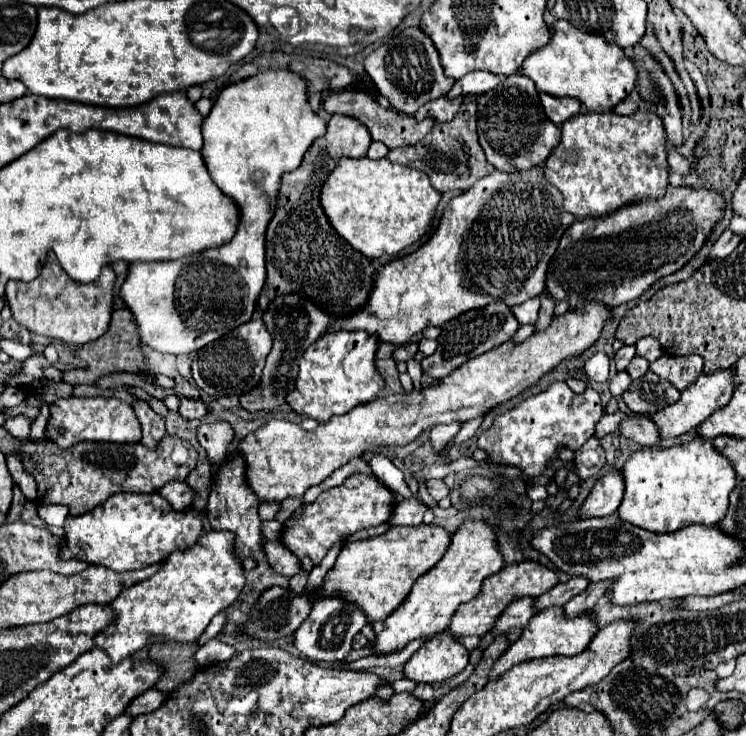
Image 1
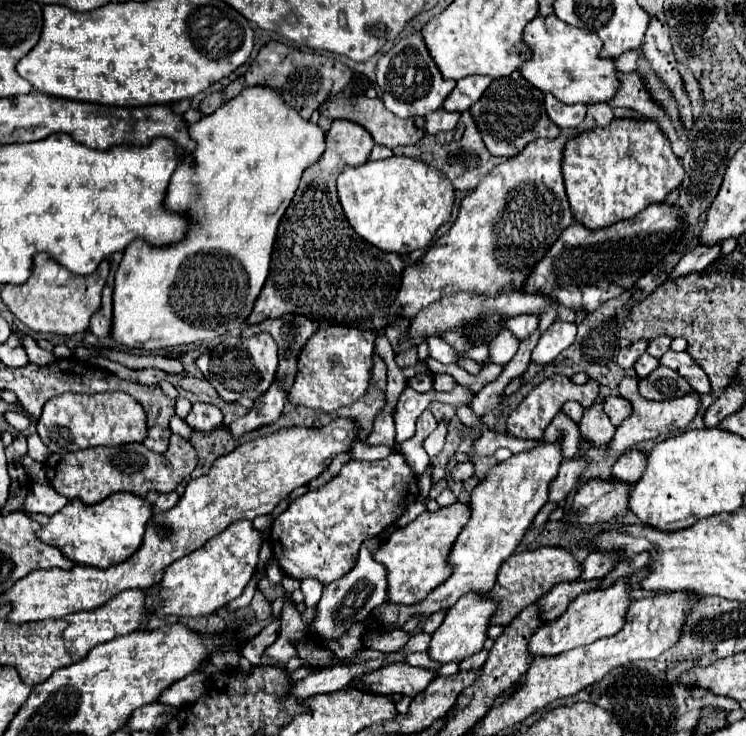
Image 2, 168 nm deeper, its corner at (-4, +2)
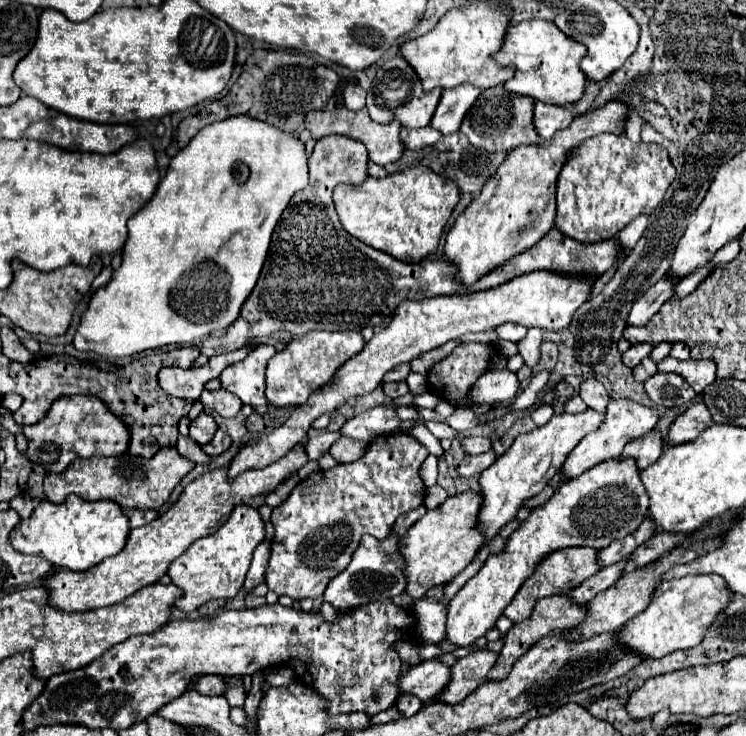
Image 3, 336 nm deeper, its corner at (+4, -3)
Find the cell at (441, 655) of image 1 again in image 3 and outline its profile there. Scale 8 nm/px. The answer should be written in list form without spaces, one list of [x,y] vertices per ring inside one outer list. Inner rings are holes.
[[[632,457],[602,461],[576,479],[564,481],[554,491],[554,497],[530,511],[520,527],[506,539],[502,553],[490,555],[482,569],[448,603],[446,639],[460,647],[472,645],[478,637],[486,635],[490,627],[494,627],[506,605],[518,593],[522,581],[536,571],[536,565],[544,557],[554,551],[578,545],[604,549],[614,539],[622,539],[632,533],[646,515],[648,495],[640,481],[640,469],[636,461],[632,461]]]

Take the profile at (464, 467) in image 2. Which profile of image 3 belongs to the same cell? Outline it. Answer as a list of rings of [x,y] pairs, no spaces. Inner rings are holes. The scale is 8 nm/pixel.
[[[490,449],[486,453],[480,453],[480,455],[470,455],[466,457],[460,465],[458,465],[458,473],[462,477],[472,477],[472,475],[480,475],[484,469],[488,469],[488,465],[492,465],[500,455]]]

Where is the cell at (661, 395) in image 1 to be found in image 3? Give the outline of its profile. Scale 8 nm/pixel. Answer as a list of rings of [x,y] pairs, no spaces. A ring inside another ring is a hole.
[[[656,373],[646,381],[646,393],[654,403],[666,407],[680,407],[696,397],[696,391],[678,373]]]

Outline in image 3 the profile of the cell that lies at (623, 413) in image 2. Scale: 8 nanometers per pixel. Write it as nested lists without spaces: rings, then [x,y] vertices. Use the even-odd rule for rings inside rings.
[[[594,377],[582,379],[582,383],[580,383],[580,397],[582,397],[582,401],[588,407],[592,407],[592,409],[596,409],[600,413],[606,411],[606,405],[610,401],[606,387],[598,379],[594,379]]]

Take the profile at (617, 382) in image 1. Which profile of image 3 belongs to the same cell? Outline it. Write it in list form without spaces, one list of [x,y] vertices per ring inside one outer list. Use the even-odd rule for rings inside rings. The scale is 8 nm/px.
[[[618,399],[618,401],[610,401],[608,403],[608,409],[606,409],[606,421],[600,425],[598,431],[594,433],[588,433],[576,447],[574,451],[566,457],[564,465],[560,467],[560,475],[566,477],[566,479],[572,479],[572,477],[578,477],[582,475],[586,469],[590,469],[592,465],[598,465],[606,459],[614,459],[614,457],[620,457],[624,445],[636,437],[640,437],[642,433],[648,433],[656,427],[656,423],[660,421],[660,415],[650,409],[650,407],[644,407],[644,405],[638,405],[634,401],[628,401],[628,399]]]

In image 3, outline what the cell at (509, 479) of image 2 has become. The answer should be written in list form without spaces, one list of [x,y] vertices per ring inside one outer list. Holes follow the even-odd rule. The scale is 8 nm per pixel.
[[[586,409],[576,415],[562,413],[554,415],[546,425],[536,427],[530,433],[522,433],[514,439],[512,447],[480,475],[480,487],[484,495],[484,503],[480,509],[480,527],[486,541],[498,535],[500,527],[516,517],[524,499],[538,495],[548,485],[548,481],[564,463],[566,455],[580,443],[586,433],[596,431],[602,425],[604,417],[604,413],[596,413],[594,409]]]

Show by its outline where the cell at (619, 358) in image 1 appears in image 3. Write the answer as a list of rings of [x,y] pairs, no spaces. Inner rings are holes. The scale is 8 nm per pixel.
[[[636,343],[632,345],[626,353],[624,353],[624,365],[626,367],[636,367],[644,357],[648,357],[652,351],[652,345],[650,343]]]

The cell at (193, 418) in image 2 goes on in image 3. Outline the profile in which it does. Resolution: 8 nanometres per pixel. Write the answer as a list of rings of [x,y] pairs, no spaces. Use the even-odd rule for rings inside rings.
[[[200,413],[196,421],[190,423],[190,437],[198,443],[198,445],[204,445],[208,441],[212,441],[214,433],[216,433],[216,421],[208,415],[208,413]]]

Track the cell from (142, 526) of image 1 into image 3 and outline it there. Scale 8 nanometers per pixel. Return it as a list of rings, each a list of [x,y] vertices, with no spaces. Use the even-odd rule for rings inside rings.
[[[68,495],[60,505],[44,499],[28,519],[20,519],[10,533],[10,545],[20,553],[44,557],[56,569],[86,571],[106,557],[120,553],[126,545],[128,533],[128,517],[114,501],[84,501],[82,497]]]

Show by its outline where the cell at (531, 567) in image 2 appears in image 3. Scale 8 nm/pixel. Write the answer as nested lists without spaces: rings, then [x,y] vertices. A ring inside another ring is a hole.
[[[568,547],[568,549],[560,549],[552,555],[548,555],[534,571],[534,575],[530,575],[520,591],[516,593],[516,597],[512,599],[512,603],[506,607],[504,615],[508,619],[512,619],[514,623],[518,621],[524,621],[532,615],[532,609],[536,605],[538,599],[542,597],[548,597],[548,595],[562,595],[562,593],[568,593],[570,589],[576,589],[584,579],[588,579],[590,575],[598,573],[602,567],[596,565],[596,553],[600,553],[598,549],[594,547]]]

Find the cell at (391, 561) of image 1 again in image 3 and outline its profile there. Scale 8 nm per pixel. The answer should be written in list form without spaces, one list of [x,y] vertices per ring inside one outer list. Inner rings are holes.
[[[464,491],[448,497],[440,507],[426,511],[410,531],[400,539],[400,551],[406,559],[406,591],[416,599],[426,595],[434,585],[450,583],[464,567],[474,559],[478,549],[484,545],[480,529],[476,529],[476,513],[480,511],[480,493]]]

